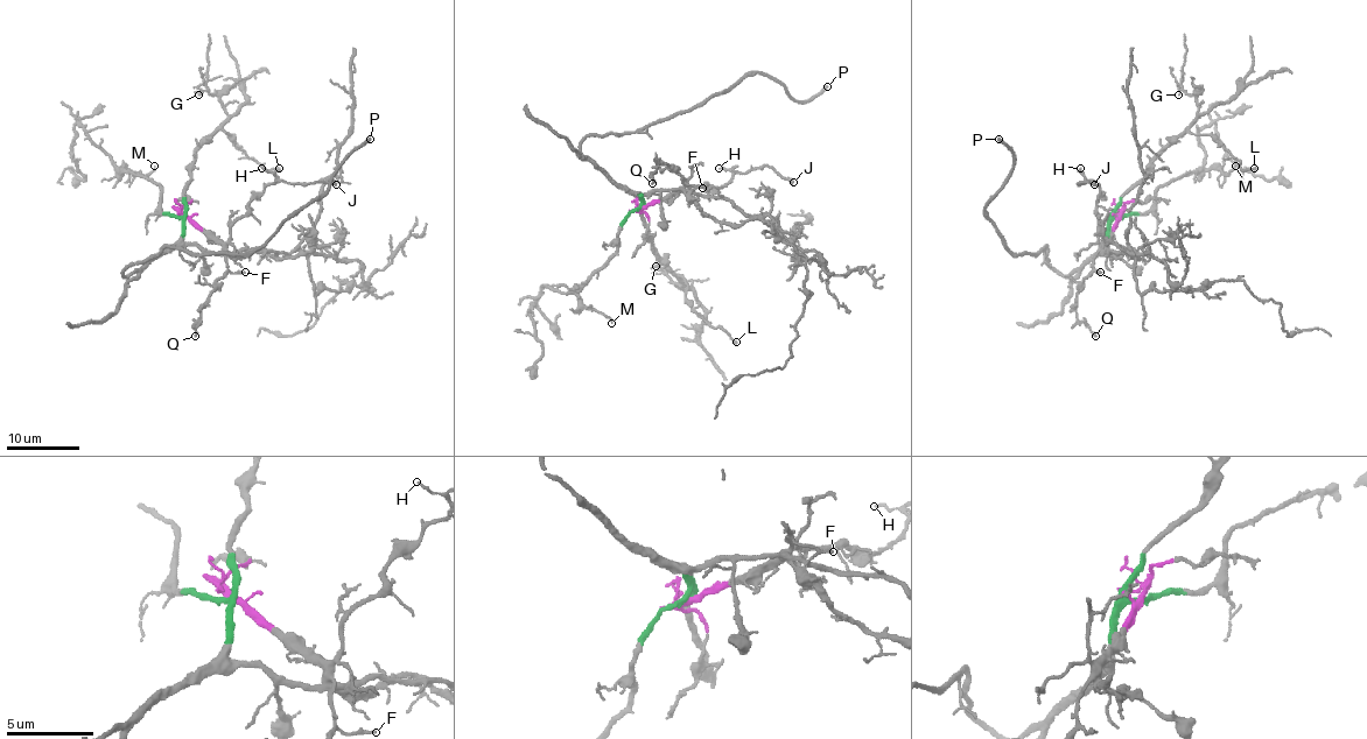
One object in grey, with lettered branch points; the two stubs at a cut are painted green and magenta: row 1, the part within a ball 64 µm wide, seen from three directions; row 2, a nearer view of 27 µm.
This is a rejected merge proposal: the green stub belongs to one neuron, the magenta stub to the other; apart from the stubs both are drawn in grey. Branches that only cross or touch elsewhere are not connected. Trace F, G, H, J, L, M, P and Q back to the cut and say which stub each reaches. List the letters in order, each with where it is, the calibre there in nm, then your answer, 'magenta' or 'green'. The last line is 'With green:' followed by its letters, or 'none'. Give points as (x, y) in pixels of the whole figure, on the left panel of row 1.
F: at (245, 272); 200 nm thick; magenta
G: at (198, 94); 110 nm thick; green
H: at (261, 168); 120 nm thick; magenta
J: at (336, 184); 300 nm thick; magenta
L: at (279, 168); 170 nm thick; green
M: at (154, 166); 130 nm thick; green
P: at (370, 139); 280 nm thick; green
Q: at (195, 336); 120 nm thick; magenta
With green: G, L, M, P

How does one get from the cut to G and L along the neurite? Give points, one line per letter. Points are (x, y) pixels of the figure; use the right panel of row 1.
G: (1120, 216), (1114, 215), (1120, 198), (1197, 117), (1198, 105), (1193, 94), (1187, 94), (1178, 84), (1178, 94)
L: (1120, 216), (1114, 215), (1120, 198), (1185, 129), (1211, 134), (1239, 160), (1242, 169), (1255, 167)

